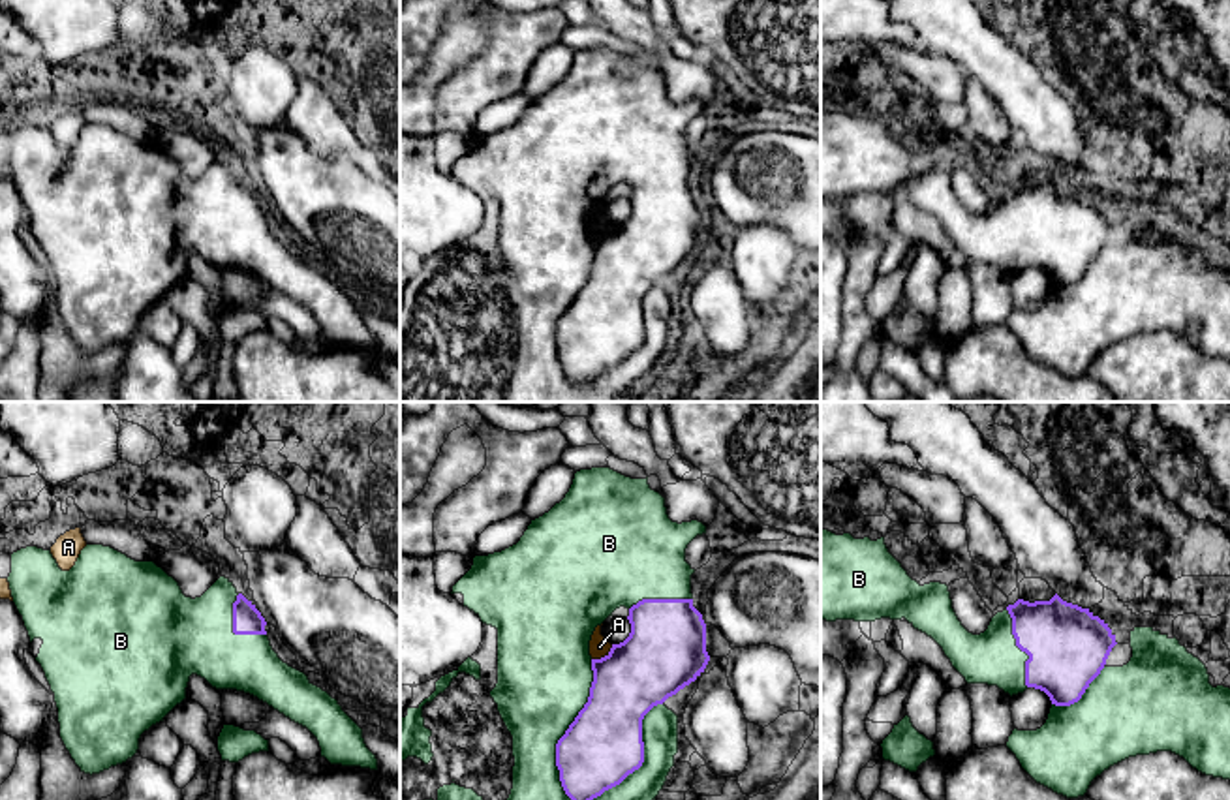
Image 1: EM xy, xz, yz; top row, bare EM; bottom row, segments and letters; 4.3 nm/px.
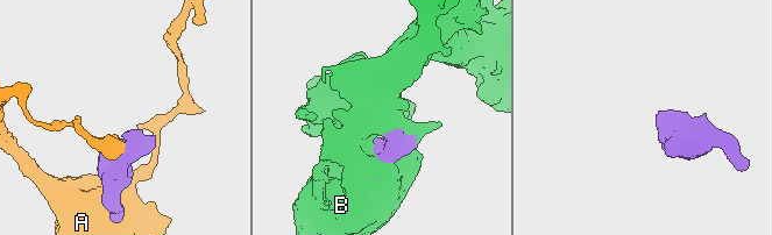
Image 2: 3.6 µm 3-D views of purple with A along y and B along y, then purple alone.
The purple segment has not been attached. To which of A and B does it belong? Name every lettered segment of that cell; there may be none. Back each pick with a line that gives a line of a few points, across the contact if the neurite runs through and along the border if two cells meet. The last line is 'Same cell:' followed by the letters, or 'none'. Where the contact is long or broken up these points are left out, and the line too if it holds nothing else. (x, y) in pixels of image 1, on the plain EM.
Same cell: B

